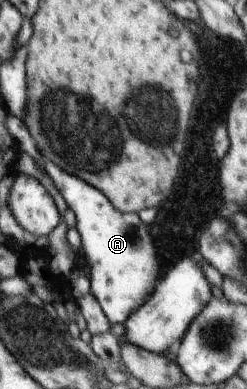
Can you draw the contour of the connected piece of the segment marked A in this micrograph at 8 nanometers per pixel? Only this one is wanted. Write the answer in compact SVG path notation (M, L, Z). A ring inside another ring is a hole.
M45 159L44 172L51 178L61 197L65 199L67 207L77 217L77 231L81 235L82 251L89 264L90 293L95 296L101 306L103 313L107 316L110 324L124 324L132 313L135 313L153 294L155 286L159 284L159 260L155 252L154 240L147 225L142 224L137 213L123 213L117 210L109 200L87 182L79 180L79 176L73 176L63 172L51 160Z

